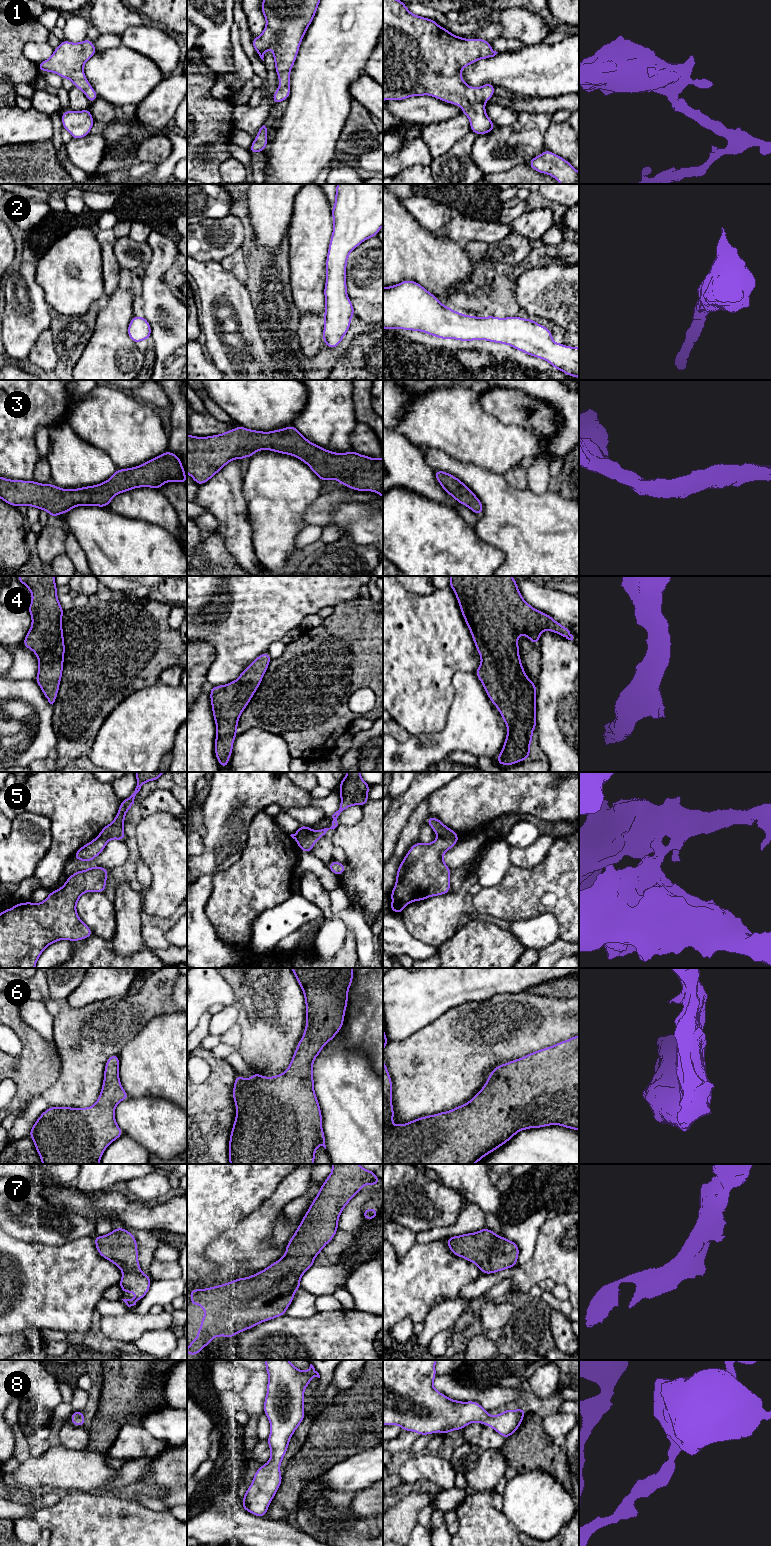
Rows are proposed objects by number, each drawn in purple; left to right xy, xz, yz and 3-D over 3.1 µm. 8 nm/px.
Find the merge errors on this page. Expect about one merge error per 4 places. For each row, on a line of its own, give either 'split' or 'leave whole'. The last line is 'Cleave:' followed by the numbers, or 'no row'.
1: leave whole
2: leave whole
3: leave whole
4: leave whole
5: split
6: leave whole
7: leave whole
8: leave whole
Cleave: 5

